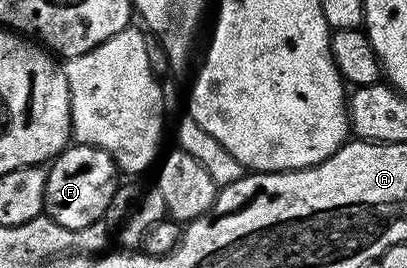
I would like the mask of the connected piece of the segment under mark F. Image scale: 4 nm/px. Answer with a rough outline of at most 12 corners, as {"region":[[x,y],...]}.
{"region":[[75,142],[46,172],[44,214],[101,224],[120,186],[102,148]]}

